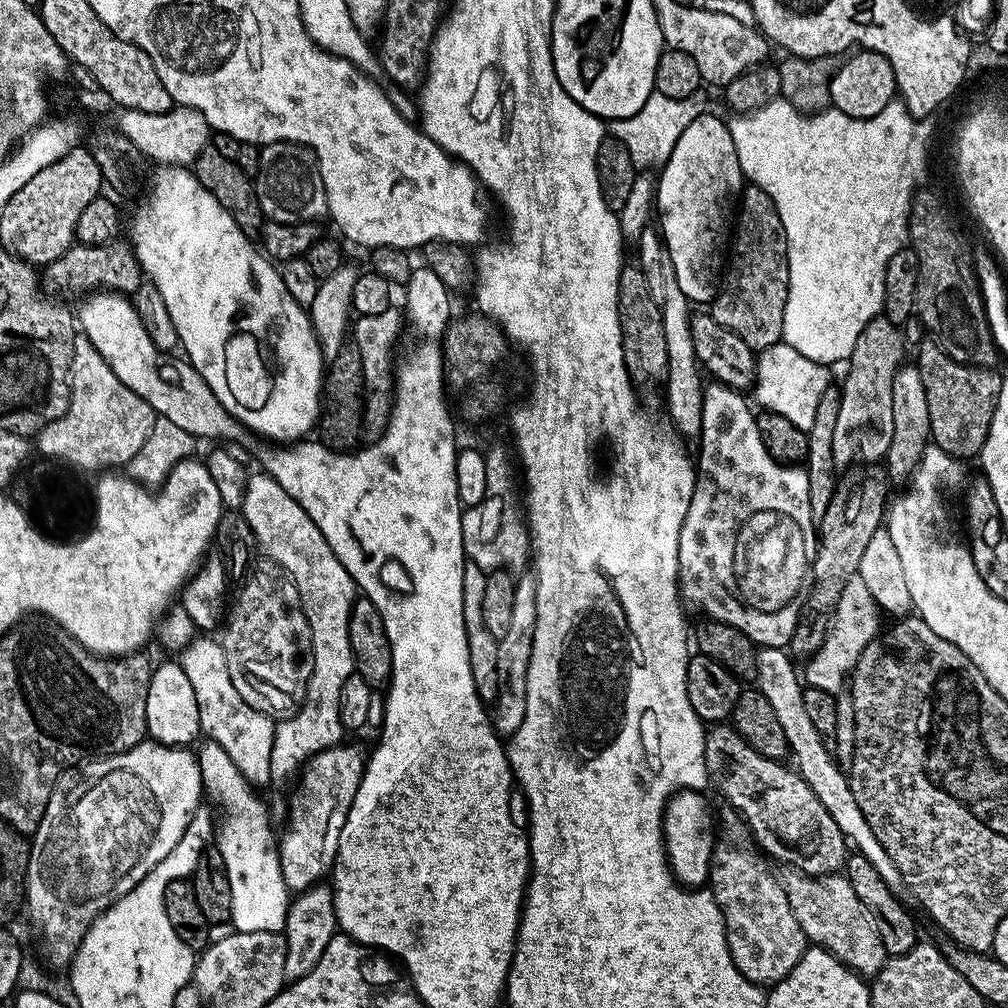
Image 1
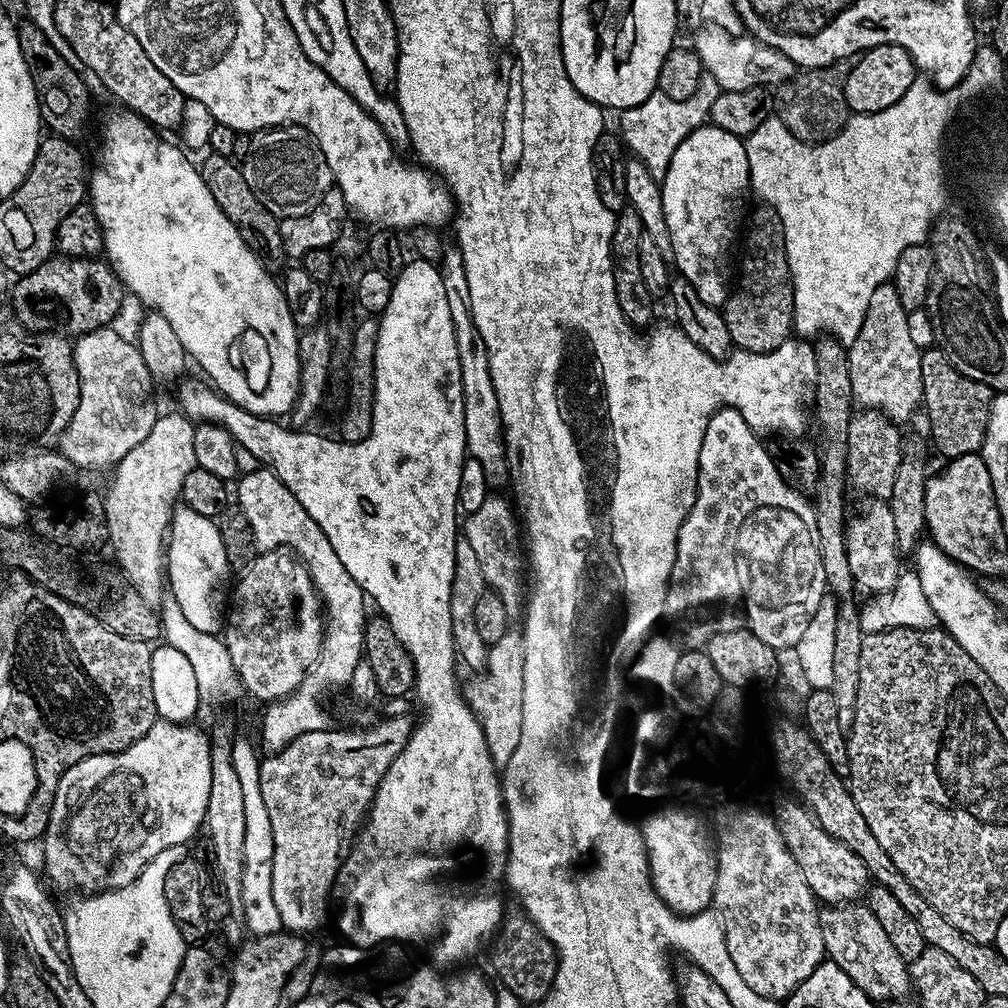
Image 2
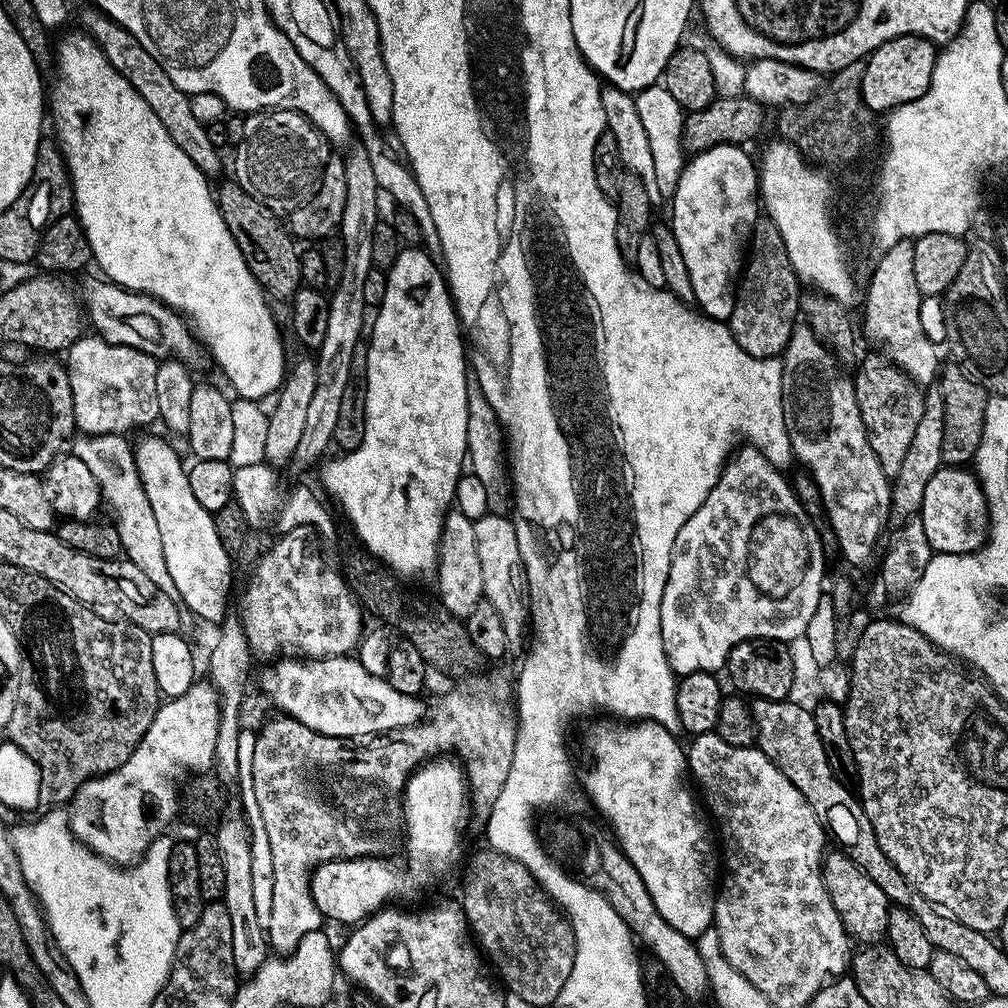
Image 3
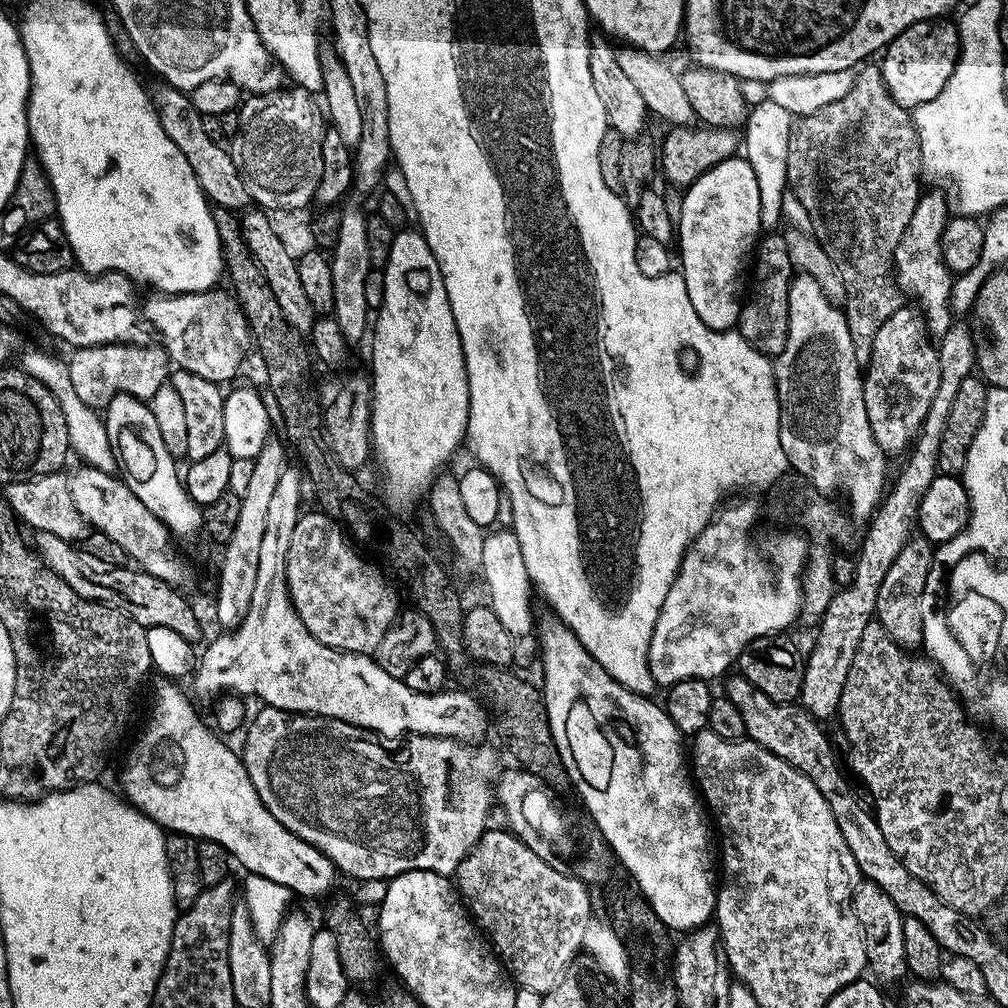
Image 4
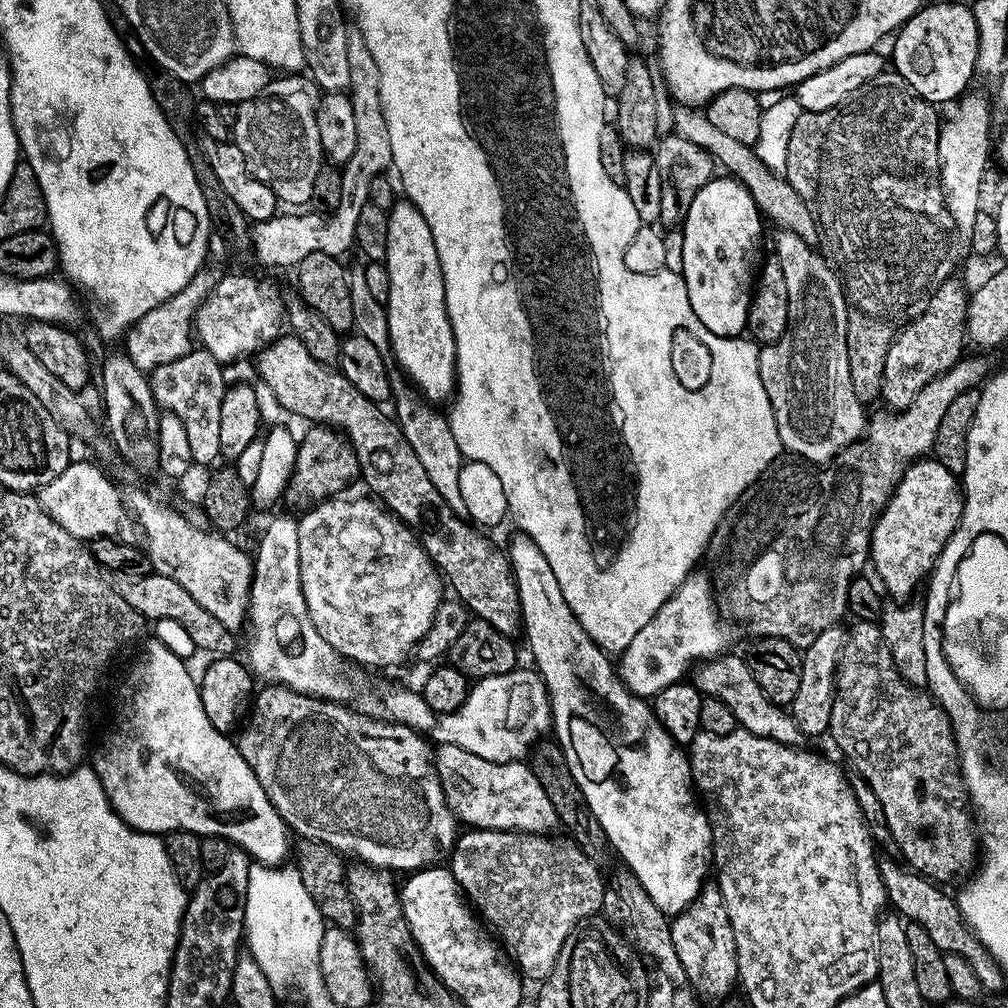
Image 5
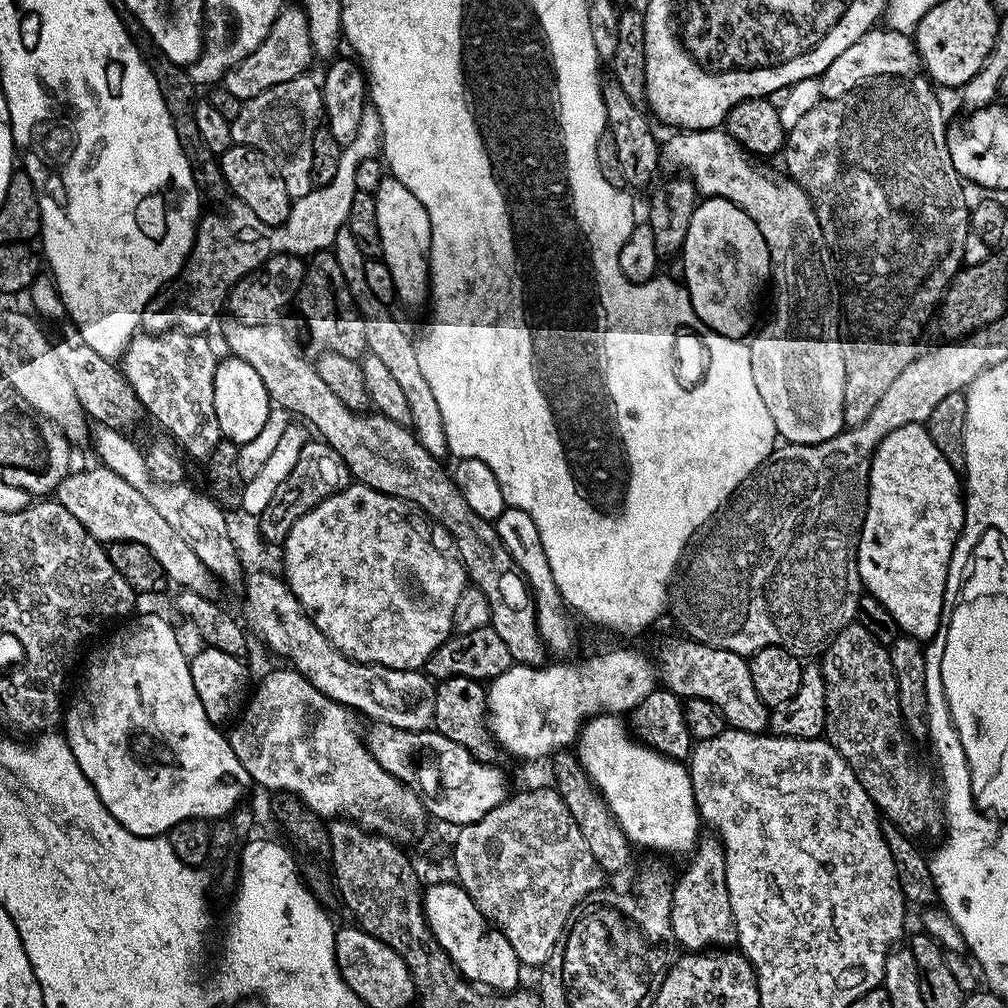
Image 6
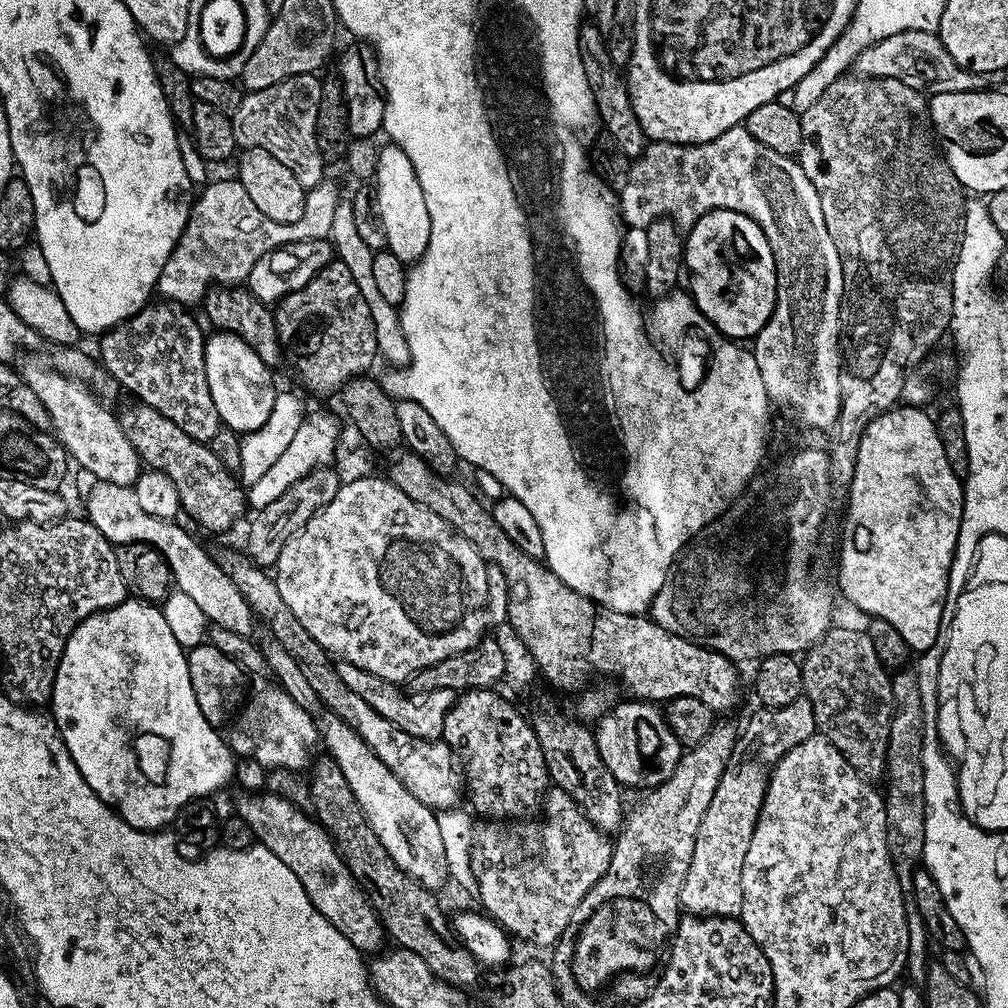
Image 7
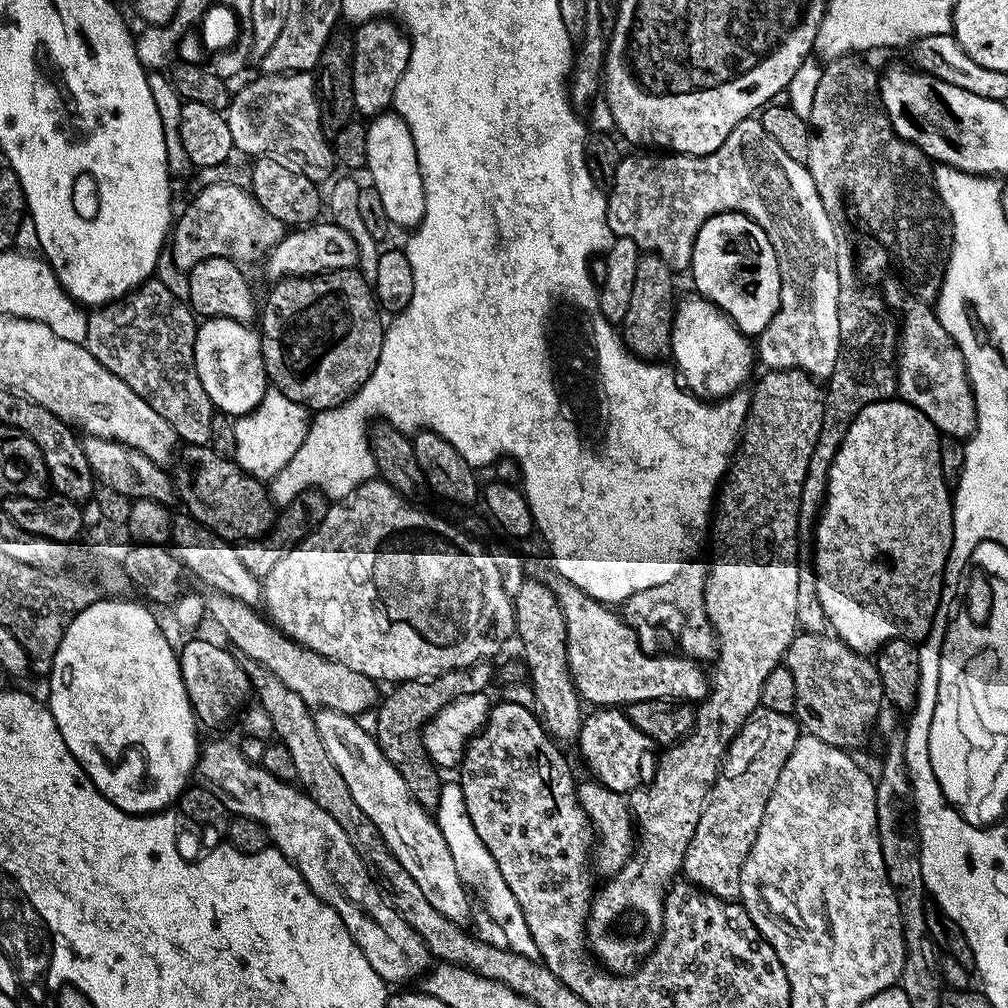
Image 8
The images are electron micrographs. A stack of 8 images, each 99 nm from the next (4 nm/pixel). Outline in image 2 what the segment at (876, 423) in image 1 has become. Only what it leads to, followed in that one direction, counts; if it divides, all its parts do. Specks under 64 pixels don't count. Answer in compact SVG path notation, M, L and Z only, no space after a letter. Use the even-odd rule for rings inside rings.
M884 282L874 290L858 338L847 345L853 401L861 409L884 413L893 422L911 421L924 399L921 348L910 340L907 316L895 287Z

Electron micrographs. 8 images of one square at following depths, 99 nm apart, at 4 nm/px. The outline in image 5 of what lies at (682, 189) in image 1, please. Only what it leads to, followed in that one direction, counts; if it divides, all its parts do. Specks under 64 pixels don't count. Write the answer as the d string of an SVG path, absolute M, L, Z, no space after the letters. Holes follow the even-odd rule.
M713 178L706 186L702 186L702 190L698 190L698 194L694 194L694 202L690 202L690 210L686 214L682 229L684 232L683 249L682 249L682 282L688 291L690 298L690 306L694 310L694 314L698 318L698 322L702 322L702 326L706 330L710 330L713 336L723 336L725 338L736 338L741 335L748 327L748 307L752 301L754 291L754 277L758 272L758 261L760 256L760 220L762 221L762 213L760 207L754 202L754 198L746 190L746 186L741 184L735 178L724 178L728 180L720 180Z

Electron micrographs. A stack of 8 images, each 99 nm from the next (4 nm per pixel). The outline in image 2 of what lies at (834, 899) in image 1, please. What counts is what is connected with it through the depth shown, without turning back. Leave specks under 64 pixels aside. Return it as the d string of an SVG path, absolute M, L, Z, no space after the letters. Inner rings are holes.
M845 902L825 907L820 913L820 929L827 959L844 971L869 1000L900 1000L913 991L909 965L890 946L886 930L882 930L867 903Z

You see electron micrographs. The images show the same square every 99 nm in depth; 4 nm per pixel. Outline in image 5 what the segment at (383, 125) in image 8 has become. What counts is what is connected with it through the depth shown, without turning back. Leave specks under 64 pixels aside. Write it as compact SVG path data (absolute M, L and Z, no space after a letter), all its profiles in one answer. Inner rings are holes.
M407 198L397 199L387 213L390 298L386 311L390 356L400 363L405 372L401 373L415 385L425 401L447 401L456 387L456 343L444 301L444 275L434 246L434 234L430 234L426 218L422 218Z

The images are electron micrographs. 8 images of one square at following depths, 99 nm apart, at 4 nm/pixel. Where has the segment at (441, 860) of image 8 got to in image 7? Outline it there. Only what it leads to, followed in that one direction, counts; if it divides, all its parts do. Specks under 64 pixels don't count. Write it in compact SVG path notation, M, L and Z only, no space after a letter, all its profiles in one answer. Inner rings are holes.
M263 629L261 635L257 635L257 643L260 652L266 658L268 669L275 681L286 694L293 698L294 702L310 714L320 732L321 741L327 748L325 750L336 765L342 770L346 782L350 782L350 790L355 794L355 800L363 811L364 817L370 822L374 834L385 846L386 852L393 858L395 864L410 877L414 877L424 888L429 891L437 891L449 881L446 853L442 841L442 835L438 827L437 813L418 798L411 794L402 785L402 782L390 773L386 766L373 751L369 750L361 736L352 727L346 725L336 714L325 707L318 698L318 694L311 689L310 682L304 677L298 662L287 653L282 642L268 629Z

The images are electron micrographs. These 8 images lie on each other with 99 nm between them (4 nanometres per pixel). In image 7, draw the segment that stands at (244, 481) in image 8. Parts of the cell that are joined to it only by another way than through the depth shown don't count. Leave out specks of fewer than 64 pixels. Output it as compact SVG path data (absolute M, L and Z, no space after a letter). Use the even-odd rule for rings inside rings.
M132 402L129 408L119 409L118 419L141 461L151 471L166 473L170 482L174 482L174 490L178 490L181 509L189 512L202 527L224 532L246 512L246 492L241 481L228 473L229 465L219 461L207 443L190 438L182 426L170 422L166 414L158 414L149 404Z

